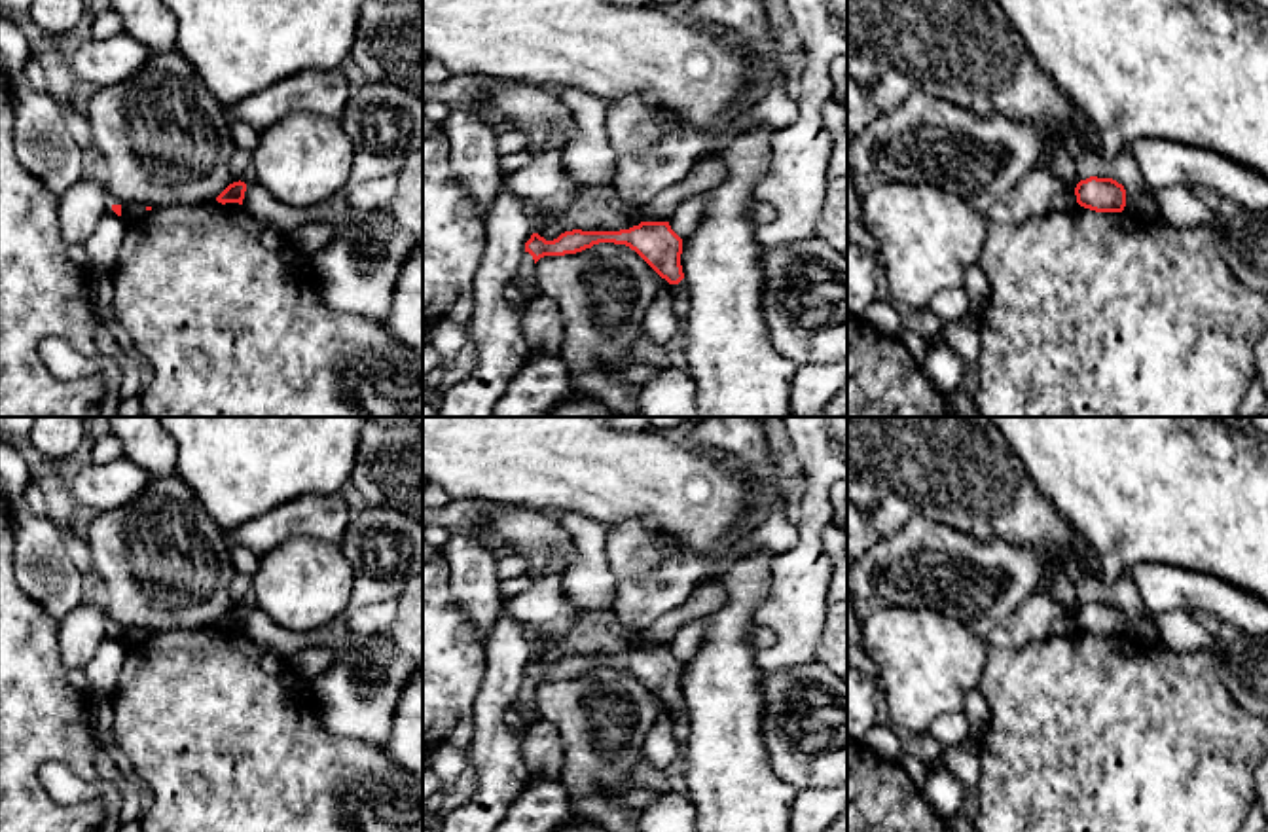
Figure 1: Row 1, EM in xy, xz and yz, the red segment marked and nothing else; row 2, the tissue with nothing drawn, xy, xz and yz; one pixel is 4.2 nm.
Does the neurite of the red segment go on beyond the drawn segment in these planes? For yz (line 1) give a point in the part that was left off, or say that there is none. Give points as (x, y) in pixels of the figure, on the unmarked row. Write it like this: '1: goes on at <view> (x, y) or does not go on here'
1: does not go on here

